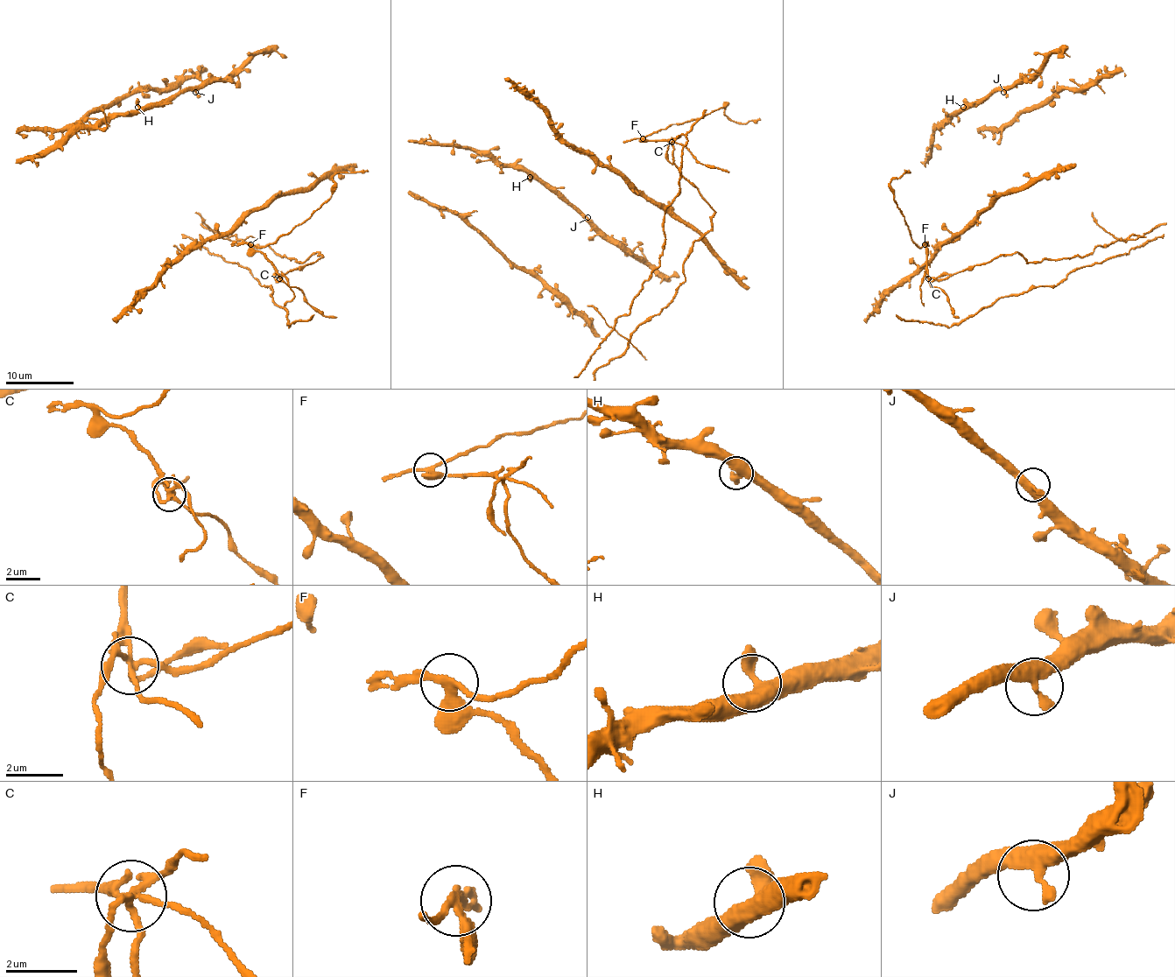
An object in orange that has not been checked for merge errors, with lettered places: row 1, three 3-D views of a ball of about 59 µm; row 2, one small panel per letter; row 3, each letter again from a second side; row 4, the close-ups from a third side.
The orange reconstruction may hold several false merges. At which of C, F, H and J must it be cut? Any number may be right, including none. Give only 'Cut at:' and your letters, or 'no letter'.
Cut at: C, F

